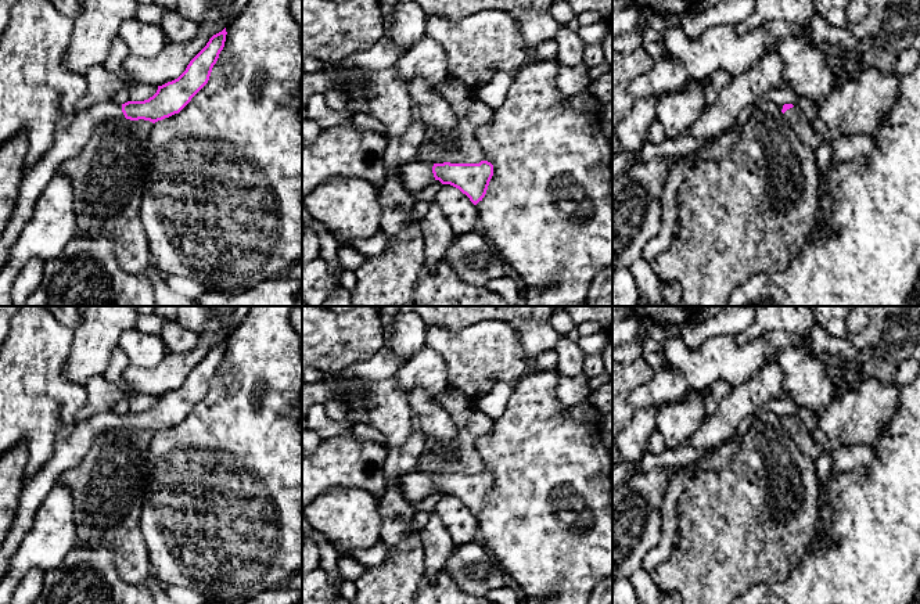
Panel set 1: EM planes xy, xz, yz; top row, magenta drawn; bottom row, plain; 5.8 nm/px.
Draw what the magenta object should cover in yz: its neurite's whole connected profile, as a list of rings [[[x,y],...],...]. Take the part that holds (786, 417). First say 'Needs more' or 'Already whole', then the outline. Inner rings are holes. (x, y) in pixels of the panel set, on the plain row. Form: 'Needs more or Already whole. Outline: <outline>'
Needs more. Outline: [[[784,414],[780,417],[784,429],[797,443],[798,449],[811,460],[816,461],[823,453],[822,445],[815,439],[806,425],[793,414]]]

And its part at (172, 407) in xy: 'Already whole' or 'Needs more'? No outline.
Needs more

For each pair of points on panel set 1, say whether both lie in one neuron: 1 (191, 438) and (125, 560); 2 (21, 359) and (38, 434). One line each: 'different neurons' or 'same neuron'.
1: different neurons
2: same neuron

